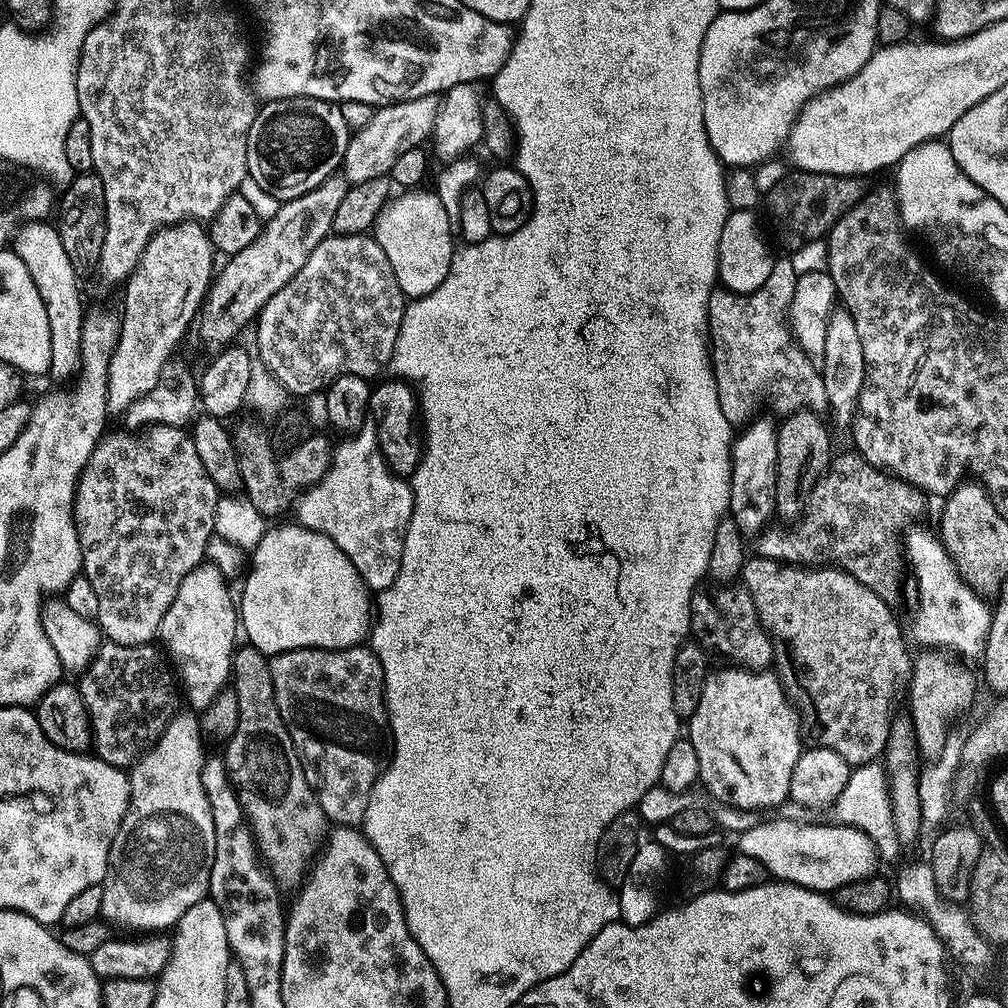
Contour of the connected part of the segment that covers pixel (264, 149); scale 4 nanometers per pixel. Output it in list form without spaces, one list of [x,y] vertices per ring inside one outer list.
[[[305,96],[261,103],[246,142],[247,179],[258,182],[275,200],[293,200],[314,190],[343,165],[349,139],[339,103]]]

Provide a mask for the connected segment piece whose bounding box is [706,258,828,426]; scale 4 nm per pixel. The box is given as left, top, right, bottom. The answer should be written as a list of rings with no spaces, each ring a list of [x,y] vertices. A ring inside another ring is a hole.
[[[788,258],[777,259],[772,265],[770,278],[766,278],[766,282],[758,286],[758,290],[745,293],[716,290],[708,299],[706,335],[710,345],[712,377],[718,390],[722,414],[726,414],[726,418],[733,426],[743,425],[753,415],[752,399],[755,398],[756,392],[766,387],[771,380],[776,380],[776,400],[784,410],[809,406],[813,411],[823,413],[827,409],[826,386],[817,361],[811,360],[804,353],[790,327],[788,309],[794,298],[796,277],[794,267]]]

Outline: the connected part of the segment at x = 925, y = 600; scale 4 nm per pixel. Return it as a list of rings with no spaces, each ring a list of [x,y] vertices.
[[[928,528],[907,529],[904,552],[916,579],[916,613],[912,616],[910,640],[924,650],[957,652],[960,656],[983,657],[986,638],[990,634],[992,608],[979,596],[981,593],[964,576],[944,549],[939,535]]]

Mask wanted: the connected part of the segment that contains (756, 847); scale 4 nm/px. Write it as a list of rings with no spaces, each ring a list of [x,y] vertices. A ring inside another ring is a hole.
[[[773,818],[739,833],[737,851],[754,858],[777,881],[830,894],[851,881],[871,875],[878,862],[876,849],[857,828],[837,824],[798,824]],[[773,875],[773,876],[772,876]]]

